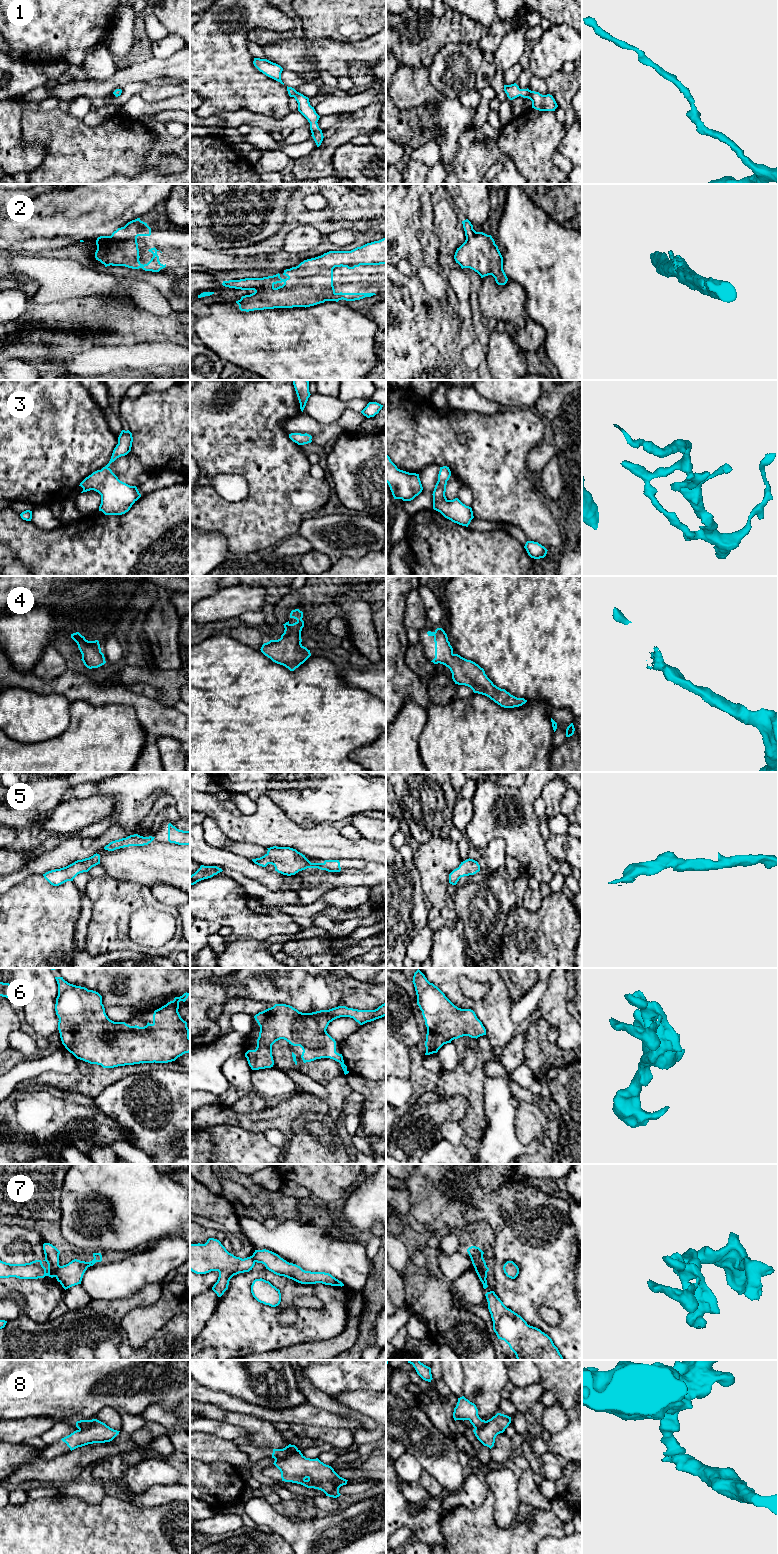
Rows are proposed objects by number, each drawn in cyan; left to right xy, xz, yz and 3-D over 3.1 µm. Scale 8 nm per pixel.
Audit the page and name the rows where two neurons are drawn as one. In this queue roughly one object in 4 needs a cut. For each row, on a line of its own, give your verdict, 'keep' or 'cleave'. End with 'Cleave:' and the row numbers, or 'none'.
1: keep
2: keep
3: keep
4: keep
5: keep
6: keep
7: cleave
8: cleave
Cleave: 7, 8

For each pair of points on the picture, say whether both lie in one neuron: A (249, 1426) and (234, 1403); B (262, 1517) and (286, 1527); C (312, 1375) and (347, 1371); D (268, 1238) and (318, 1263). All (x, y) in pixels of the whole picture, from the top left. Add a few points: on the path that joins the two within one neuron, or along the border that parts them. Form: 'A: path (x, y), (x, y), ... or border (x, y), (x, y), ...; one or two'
A: border (218, 1405), (263, 1419); two
B: path (268, 1517), (280, 1524); one
C: path (321, 1373), (338, 1371); one
D: path (280, 1240), (295, 1240), (306, 1251); one

